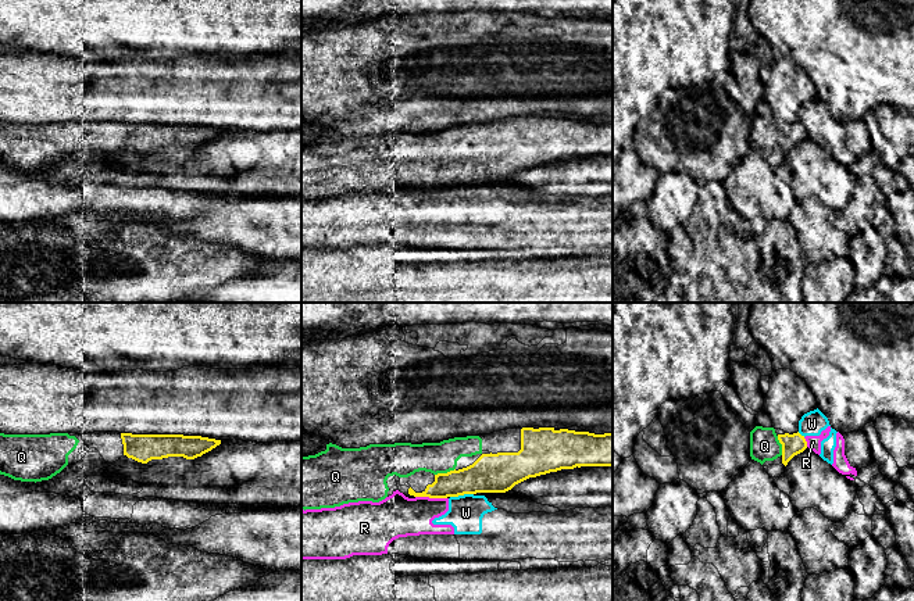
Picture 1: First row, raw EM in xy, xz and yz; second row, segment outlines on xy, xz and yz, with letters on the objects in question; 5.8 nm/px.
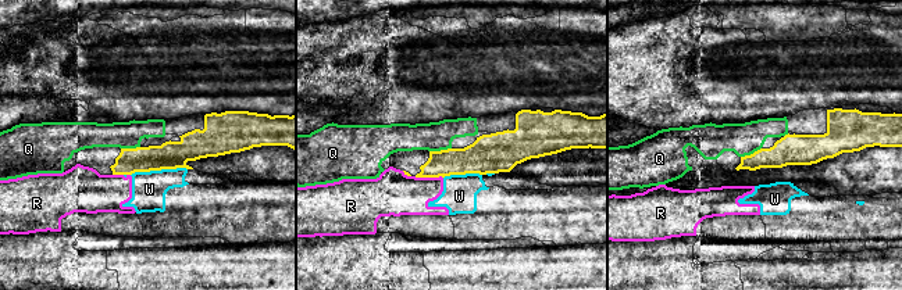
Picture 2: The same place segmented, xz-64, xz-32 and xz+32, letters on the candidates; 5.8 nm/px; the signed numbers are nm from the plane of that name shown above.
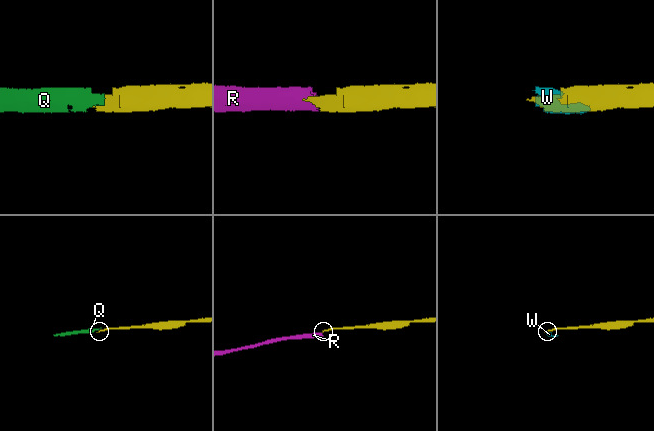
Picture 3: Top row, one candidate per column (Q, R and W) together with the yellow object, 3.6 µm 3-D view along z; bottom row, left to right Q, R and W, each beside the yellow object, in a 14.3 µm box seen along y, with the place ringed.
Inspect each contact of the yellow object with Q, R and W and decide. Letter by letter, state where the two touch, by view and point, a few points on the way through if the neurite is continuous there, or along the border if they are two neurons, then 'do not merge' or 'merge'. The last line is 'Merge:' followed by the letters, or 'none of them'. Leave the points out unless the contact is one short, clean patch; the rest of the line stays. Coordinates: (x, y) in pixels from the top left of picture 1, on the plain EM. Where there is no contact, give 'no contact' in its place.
Q: meets yellow in xz at (445, 163); runs through xz (488, 163), (445, 163), (431, 149), (404, 149); merge
R: meets yellow in xz at (431, 186); border along xz (416, 185), (446, 188); do not merge
W: meets yellow in xz at (461, 183); border along xz (472, 182), (450, 186); do not merge
Merge: Q

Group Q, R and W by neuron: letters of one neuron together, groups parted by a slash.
Q / R W

